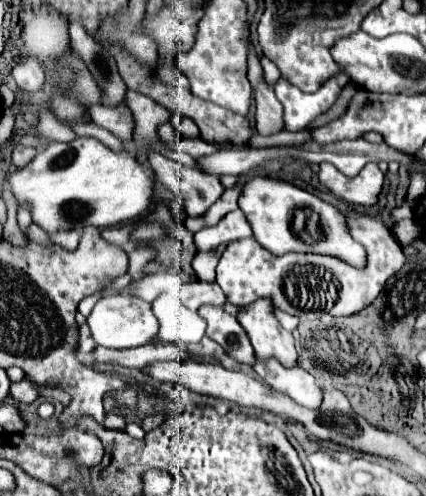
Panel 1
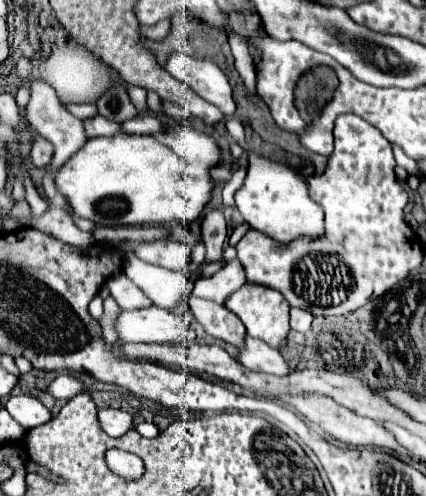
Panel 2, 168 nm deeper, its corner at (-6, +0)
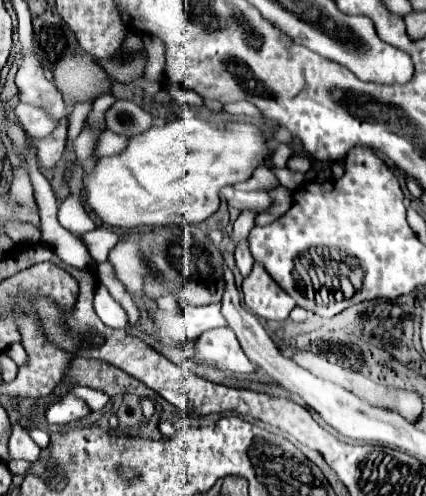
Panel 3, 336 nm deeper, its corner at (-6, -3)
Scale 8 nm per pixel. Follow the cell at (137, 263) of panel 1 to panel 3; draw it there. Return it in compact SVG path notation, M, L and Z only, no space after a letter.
M257 168L253 170L251 180L235 184L235 188L239 190L259 190L259 188L275 188L275 186L279 186L279 182L269 168Z

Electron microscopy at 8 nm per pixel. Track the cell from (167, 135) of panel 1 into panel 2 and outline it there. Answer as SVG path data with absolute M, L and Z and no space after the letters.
M139 115L139 117L131 119L131 121L121 123L121 129L123 129L125 133L147 135L147 133L157 133L157 131L161 131L163 125L161 125L161 121L159 121L157 117L153 117L153 115L143 115L143 117Z

